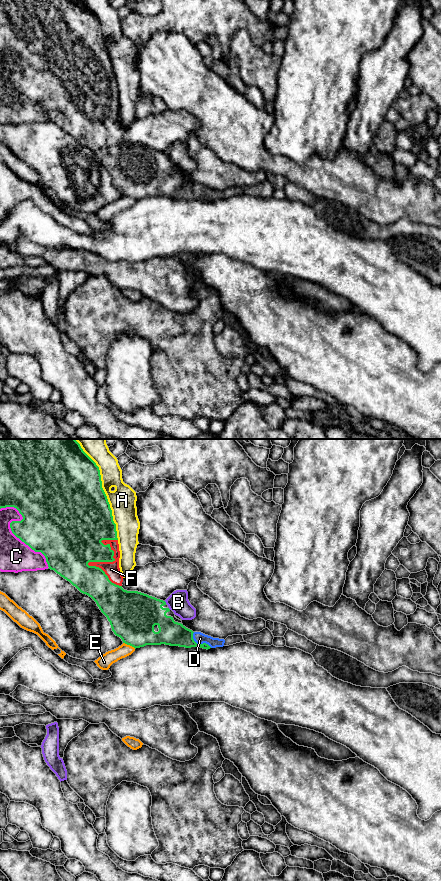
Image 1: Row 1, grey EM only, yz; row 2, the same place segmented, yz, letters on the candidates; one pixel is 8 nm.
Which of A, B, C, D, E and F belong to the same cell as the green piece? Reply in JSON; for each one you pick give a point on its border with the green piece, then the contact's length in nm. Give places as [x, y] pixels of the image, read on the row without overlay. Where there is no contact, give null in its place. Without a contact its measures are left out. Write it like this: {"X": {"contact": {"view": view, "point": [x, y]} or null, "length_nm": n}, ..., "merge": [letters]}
{"D": {"contact": {"view": "yz", "point": [199, 196]}, "length_nm": 200}, "F": {"contact": {"view": "yz", "point": [95, 113]}, "length_nm": 420}, "merge": ["D", "F"]}

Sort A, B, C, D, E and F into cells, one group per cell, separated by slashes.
A / B / C / D F / E

